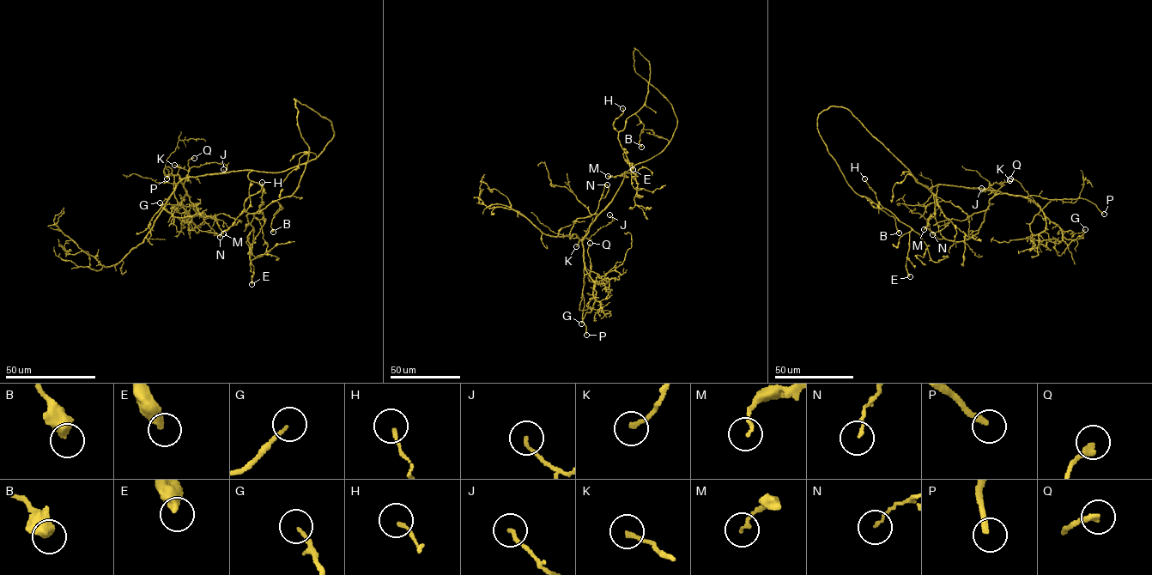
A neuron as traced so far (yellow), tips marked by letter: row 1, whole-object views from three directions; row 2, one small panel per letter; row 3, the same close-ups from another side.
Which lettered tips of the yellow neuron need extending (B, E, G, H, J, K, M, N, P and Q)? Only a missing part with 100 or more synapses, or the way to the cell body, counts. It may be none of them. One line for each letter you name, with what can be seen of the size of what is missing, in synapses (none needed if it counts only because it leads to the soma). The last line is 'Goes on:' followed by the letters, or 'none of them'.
Goes on: P

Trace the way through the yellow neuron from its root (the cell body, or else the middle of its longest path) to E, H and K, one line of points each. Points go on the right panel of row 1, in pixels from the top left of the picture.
E: (903, 164), (847, 108), (830, 106), (818, 115), (820, 136), (851, 188), (911, 228), (906, 268), (910, 276)
H: (903, 164), (847, 108), (823, 110), (817, 129), (828, 154), (851, 188), (882, 208), (864, 178)
K: (903, 164), (915, 180), (929, 190), (940, 184), (997, 190), (1002, 183), (1009, 180)

